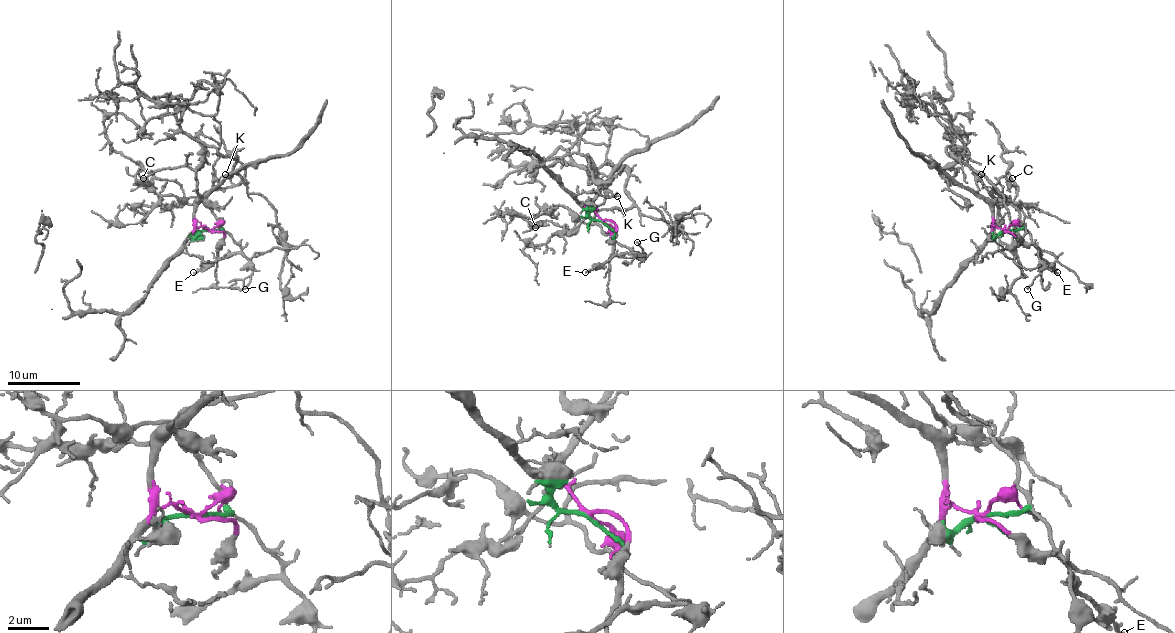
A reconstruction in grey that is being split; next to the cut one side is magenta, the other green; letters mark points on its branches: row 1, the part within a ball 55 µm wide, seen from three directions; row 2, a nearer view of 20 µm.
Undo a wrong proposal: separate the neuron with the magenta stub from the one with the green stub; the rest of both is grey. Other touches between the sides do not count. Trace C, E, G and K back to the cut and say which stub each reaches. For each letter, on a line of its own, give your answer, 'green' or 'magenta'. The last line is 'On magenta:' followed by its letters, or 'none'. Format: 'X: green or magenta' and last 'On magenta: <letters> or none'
C: magenta
E: green
G: green
K: magenta
On magenta: C, K

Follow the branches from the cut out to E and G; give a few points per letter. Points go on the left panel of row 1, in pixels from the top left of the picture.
E: (209, 231), (222, 229), (240, 249), (204, 264), (193, 273)
G: (209, 231), (222, 229), (240, 247), (253, 273), (244, 289)

